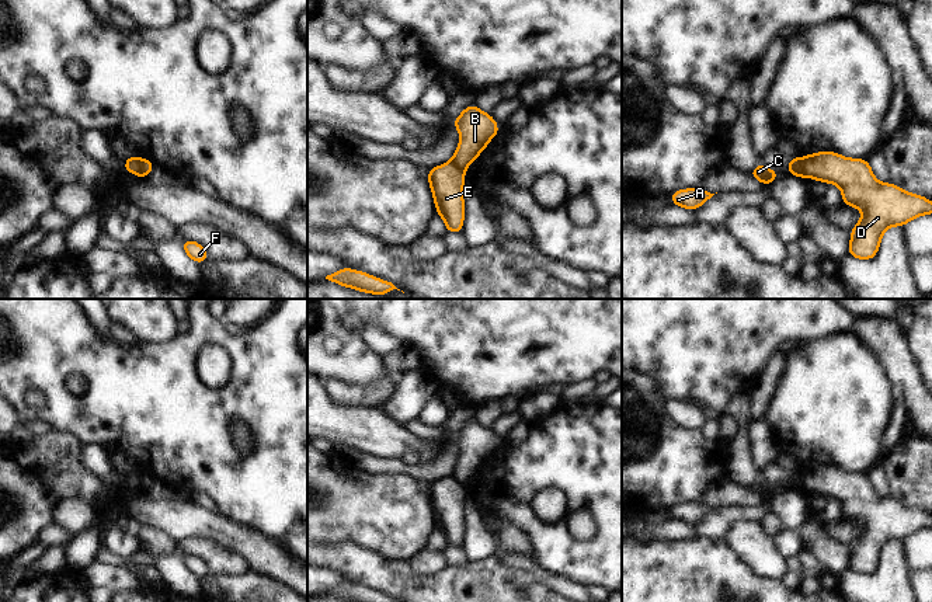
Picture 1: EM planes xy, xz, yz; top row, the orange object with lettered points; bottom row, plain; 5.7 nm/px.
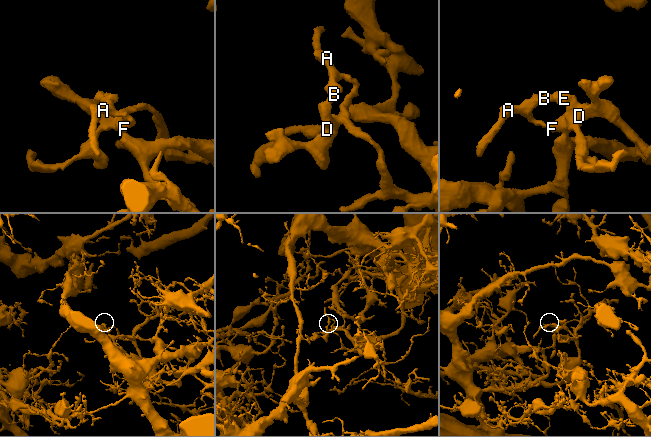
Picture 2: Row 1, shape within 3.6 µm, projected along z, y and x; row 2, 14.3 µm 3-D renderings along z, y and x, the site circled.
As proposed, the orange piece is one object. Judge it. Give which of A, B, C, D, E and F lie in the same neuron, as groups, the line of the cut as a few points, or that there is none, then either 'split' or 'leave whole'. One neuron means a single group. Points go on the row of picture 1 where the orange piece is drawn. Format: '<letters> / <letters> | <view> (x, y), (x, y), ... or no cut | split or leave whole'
A B C F / D E | yz (800, 159), (804, 177) | split

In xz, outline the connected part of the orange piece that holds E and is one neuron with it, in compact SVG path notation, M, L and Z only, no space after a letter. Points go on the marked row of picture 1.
M452 161L428 170L428 182L434 195L437 213L445 220L448 232L460 233L465 219L465 170Z

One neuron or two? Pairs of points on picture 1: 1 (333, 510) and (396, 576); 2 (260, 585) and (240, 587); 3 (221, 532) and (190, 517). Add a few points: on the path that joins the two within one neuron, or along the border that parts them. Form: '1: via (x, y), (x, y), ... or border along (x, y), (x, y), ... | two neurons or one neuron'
1: border along (344, 542), (368, 549), (383, 559), (407, 562) | two neurons
2: via (256, 587), (244, 587) | one neuron
3: via (214, 526), (197, 522) | one neuron

